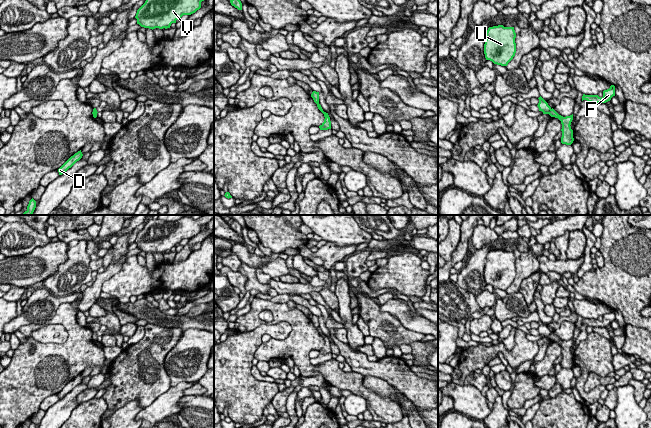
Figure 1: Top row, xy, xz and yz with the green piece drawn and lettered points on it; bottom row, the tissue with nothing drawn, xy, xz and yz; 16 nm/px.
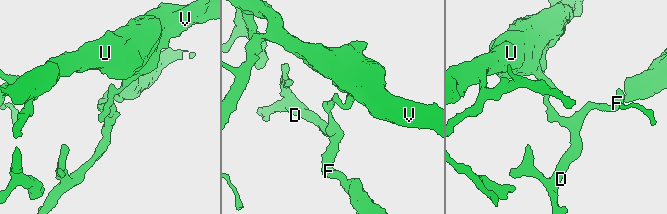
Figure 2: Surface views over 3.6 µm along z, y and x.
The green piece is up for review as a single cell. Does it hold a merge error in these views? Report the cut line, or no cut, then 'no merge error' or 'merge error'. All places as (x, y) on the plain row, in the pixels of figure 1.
cut in yz along (551, 333), (547, 337); merge error

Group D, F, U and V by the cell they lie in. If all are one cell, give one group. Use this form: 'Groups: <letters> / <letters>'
Groups: D F / U V

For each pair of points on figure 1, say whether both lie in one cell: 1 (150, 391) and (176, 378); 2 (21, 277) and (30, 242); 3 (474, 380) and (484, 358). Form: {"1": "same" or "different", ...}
{"1": "different", "2": "different", "3": "different"}

